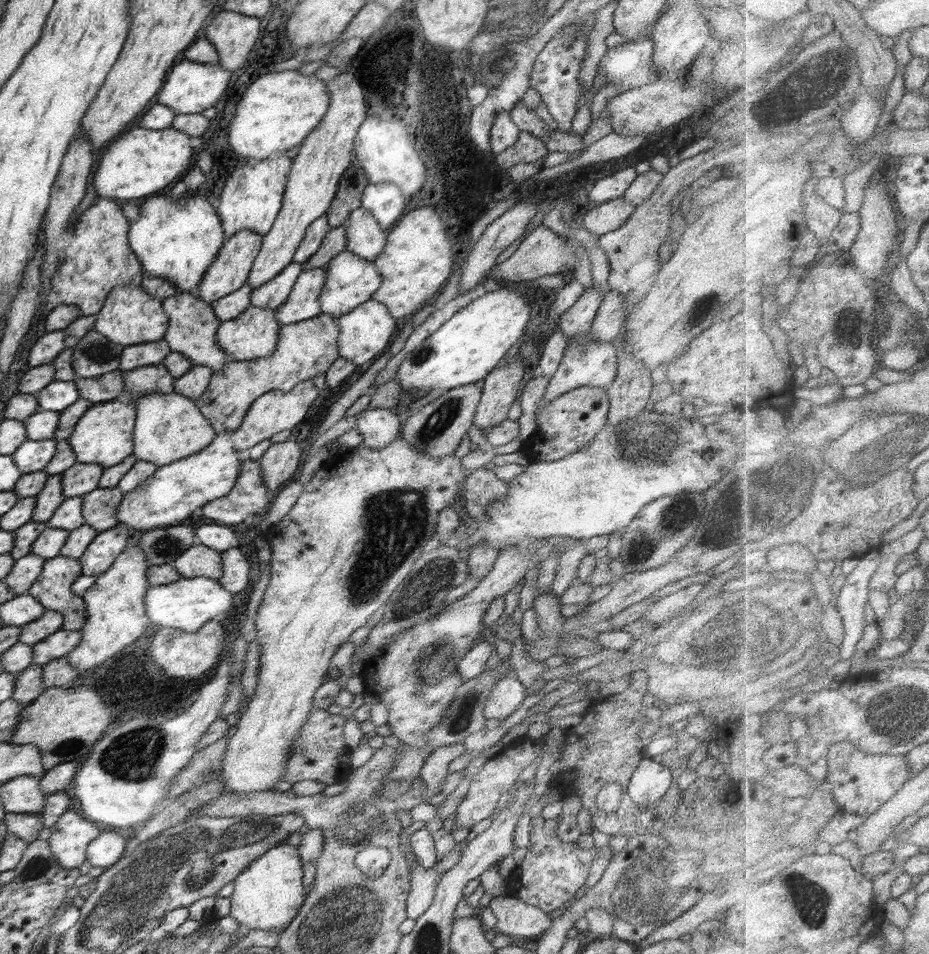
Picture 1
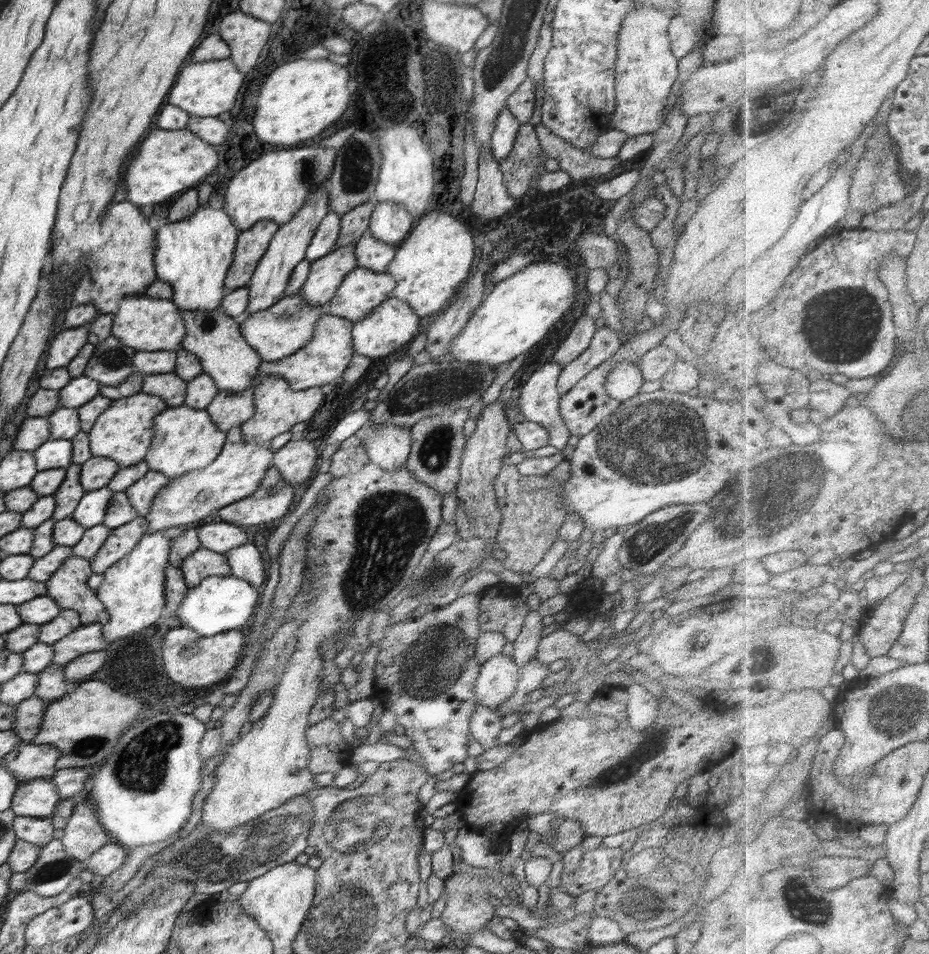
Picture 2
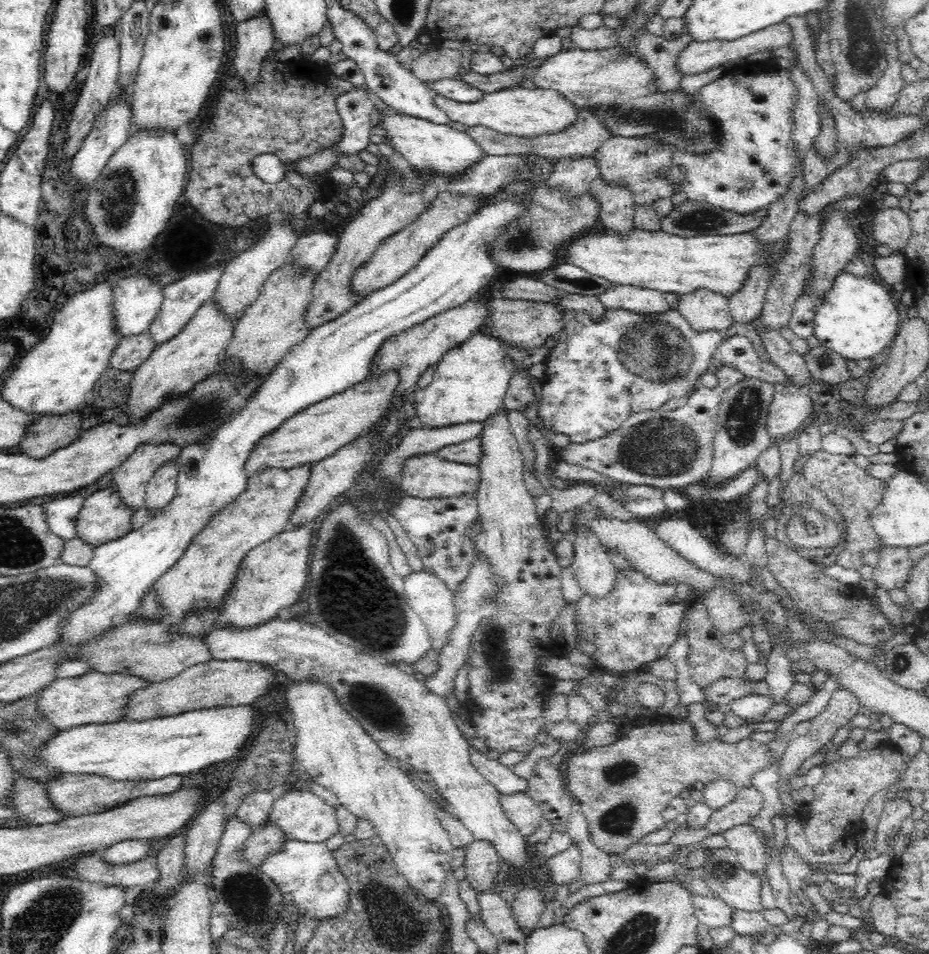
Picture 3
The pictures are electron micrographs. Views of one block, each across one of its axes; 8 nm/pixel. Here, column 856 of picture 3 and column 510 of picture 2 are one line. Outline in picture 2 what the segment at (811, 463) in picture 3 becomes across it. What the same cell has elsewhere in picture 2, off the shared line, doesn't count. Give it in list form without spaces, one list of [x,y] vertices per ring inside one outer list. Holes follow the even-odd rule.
[[[567,459],[546,476],[524,476],[518,472],[516,465],[501,466],[493,485],[502,520],[493,542],[507,553],[506,558],[501,560],[504,568],[528,575],[550,550],[557,540],[558,527],[566,520],[566,512],[561,506],[561,484],[568,477]]]

